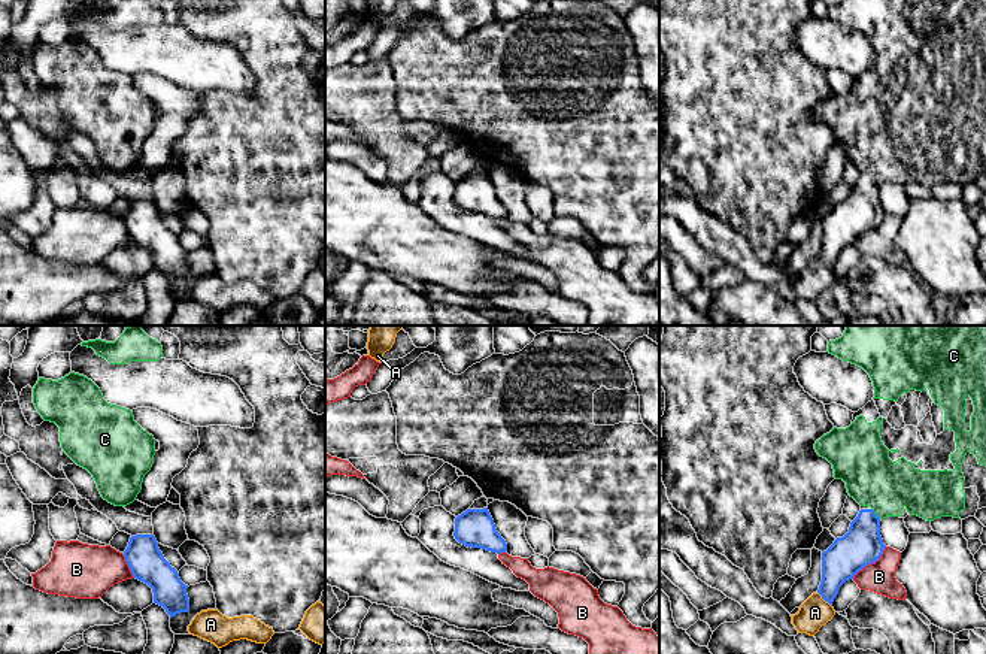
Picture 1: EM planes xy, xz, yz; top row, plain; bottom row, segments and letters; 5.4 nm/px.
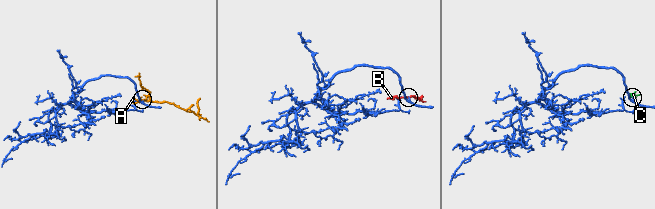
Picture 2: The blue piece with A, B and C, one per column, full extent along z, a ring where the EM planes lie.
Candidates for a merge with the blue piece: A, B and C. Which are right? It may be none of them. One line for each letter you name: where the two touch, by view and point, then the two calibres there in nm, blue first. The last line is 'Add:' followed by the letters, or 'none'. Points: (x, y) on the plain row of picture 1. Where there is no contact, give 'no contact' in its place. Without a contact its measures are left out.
C: contact yz (874, 179); calibres 220 and 300 nm
Add: C

